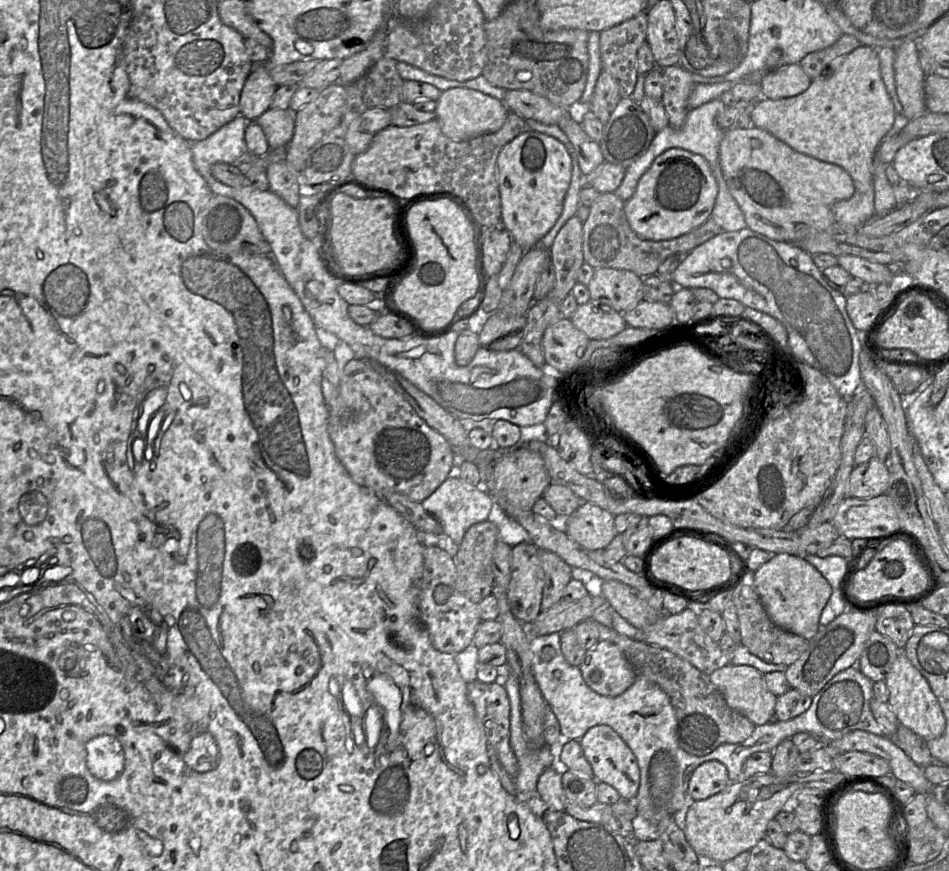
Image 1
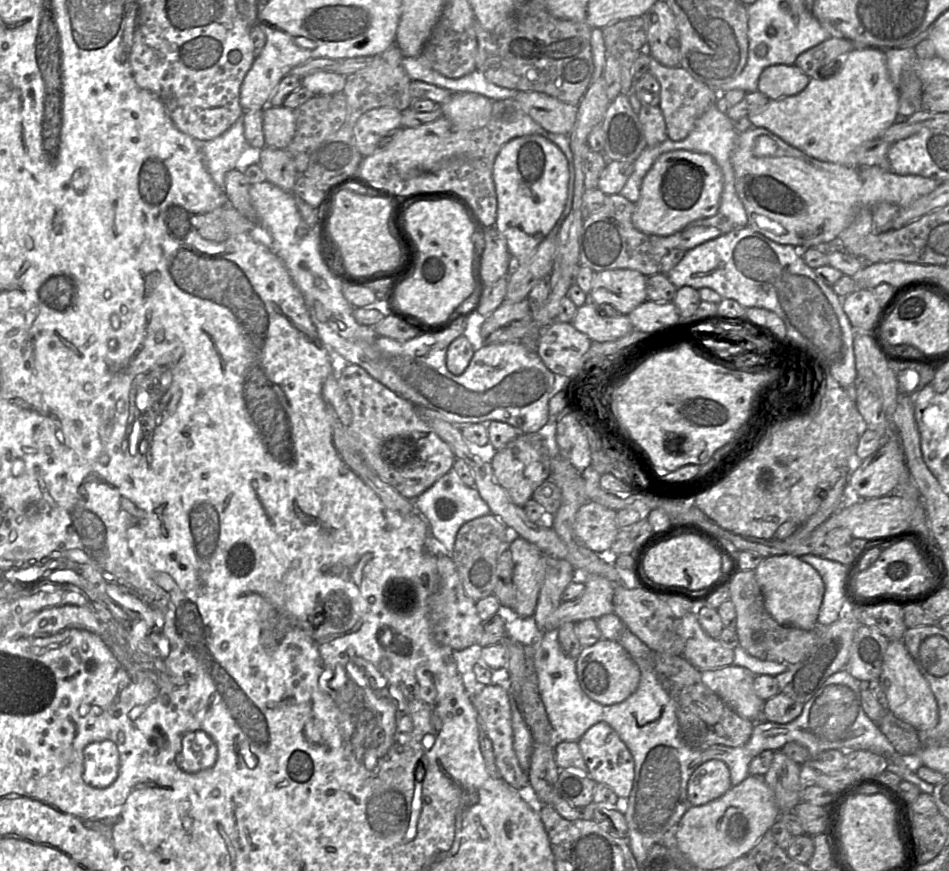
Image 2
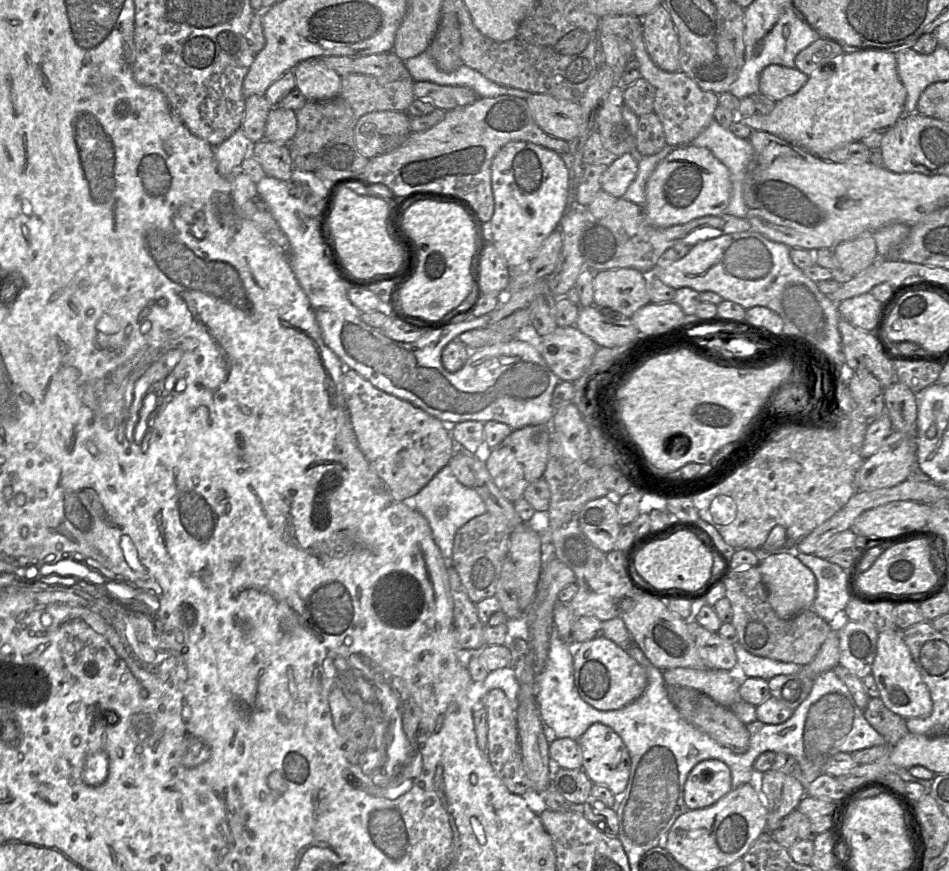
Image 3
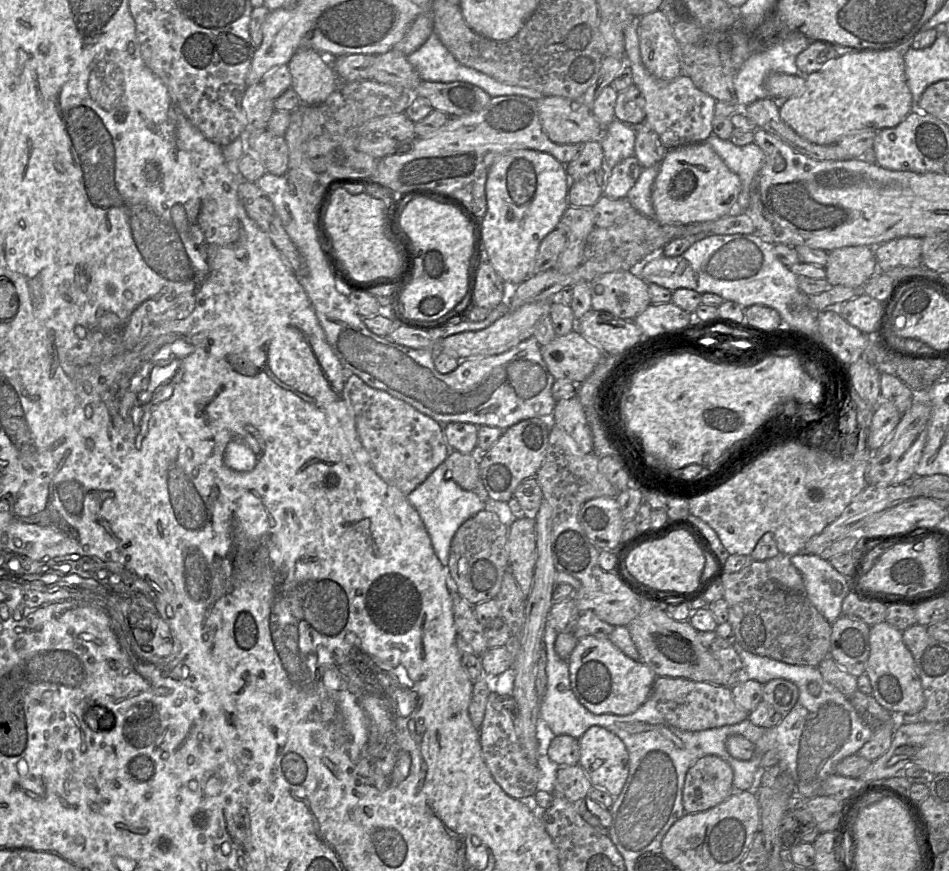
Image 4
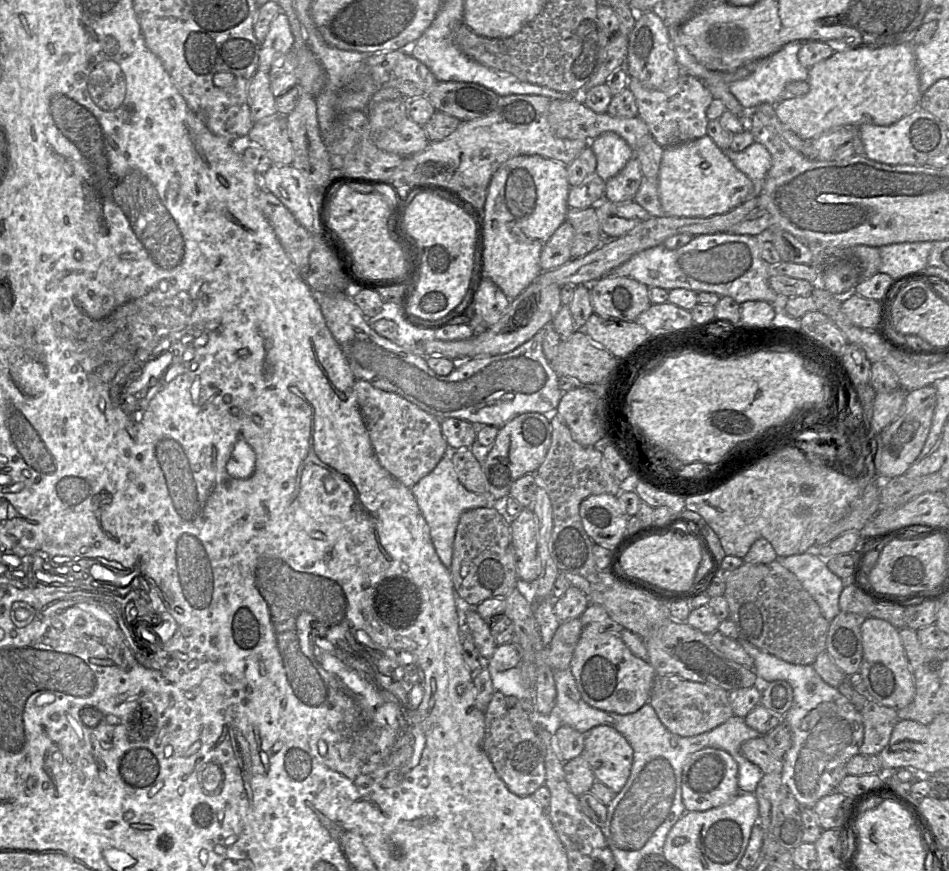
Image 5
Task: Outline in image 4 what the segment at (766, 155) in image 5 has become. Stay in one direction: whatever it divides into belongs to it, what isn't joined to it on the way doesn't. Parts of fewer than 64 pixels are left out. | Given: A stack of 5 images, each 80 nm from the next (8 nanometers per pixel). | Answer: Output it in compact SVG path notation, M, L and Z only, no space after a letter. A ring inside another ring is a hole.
M714 133L710 134L706 142L712 146L729 169L738 175L741 191L733 212L745 212L750 202L750 186L762 167L764 152L754 141L744 146L737 146Z

